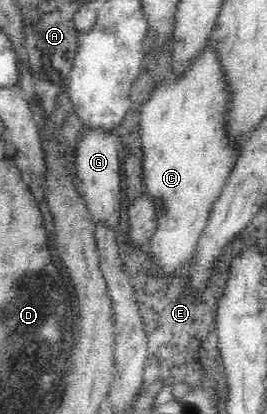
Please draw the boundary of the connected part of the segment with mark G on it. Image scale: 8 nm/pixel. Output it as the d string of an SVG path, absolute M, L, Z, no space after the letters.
M85 129L83 131L83 137L77 145L75 163L76 170L78 171L78 177L83 183L83 190L81 196L85 200L87 209L92 215L92 218L96 223L102 223L109 229L115 229L115 231L121 231L121 203L123 203L123 191L121 191L121 159L119 157L123 155L117 150L115 145L116 135L114 133L97 132Z

